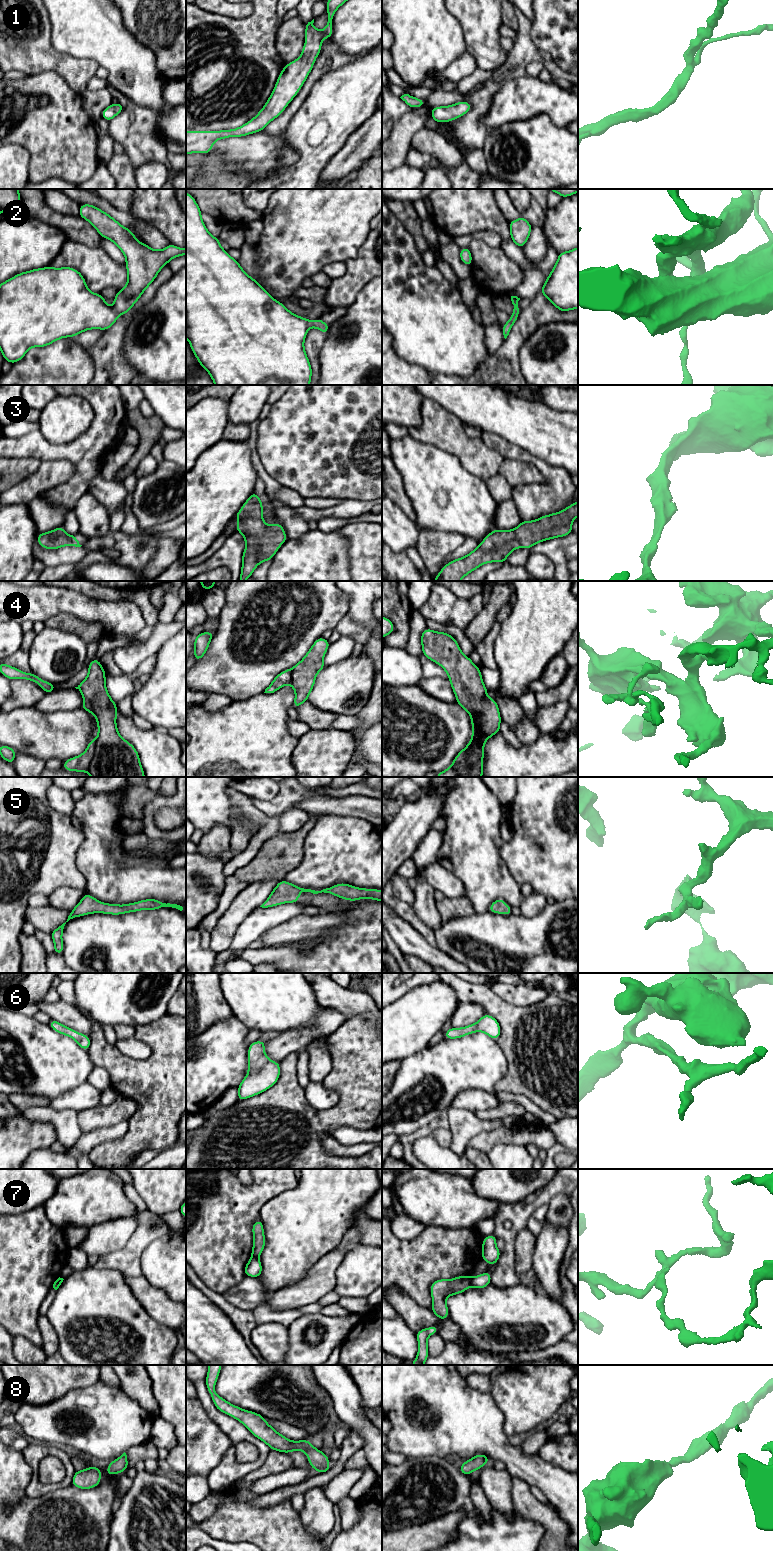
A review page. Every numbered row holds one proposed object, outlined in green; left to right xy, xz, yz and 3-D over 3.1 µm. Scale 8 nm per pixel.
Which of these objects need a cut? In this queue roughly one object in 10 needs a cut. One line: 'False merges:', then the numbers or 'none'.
False merges: 7

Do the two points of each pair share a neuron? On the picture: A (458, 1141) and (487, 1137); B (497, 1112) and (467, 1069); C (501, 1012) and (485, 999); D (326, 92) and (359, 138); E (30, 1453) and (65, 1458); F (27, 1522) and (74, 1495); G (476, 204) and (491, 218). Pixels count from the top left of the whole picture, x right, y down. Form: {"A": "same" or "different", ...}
{"A": "different", "B": "different", "C": "same", "D": "same", "E": "same", "F": "same", "G": "same"}

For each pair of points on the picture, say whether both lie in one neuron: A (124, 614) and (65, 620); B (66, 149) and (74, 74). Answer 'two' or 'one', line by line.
A: two
B: two

